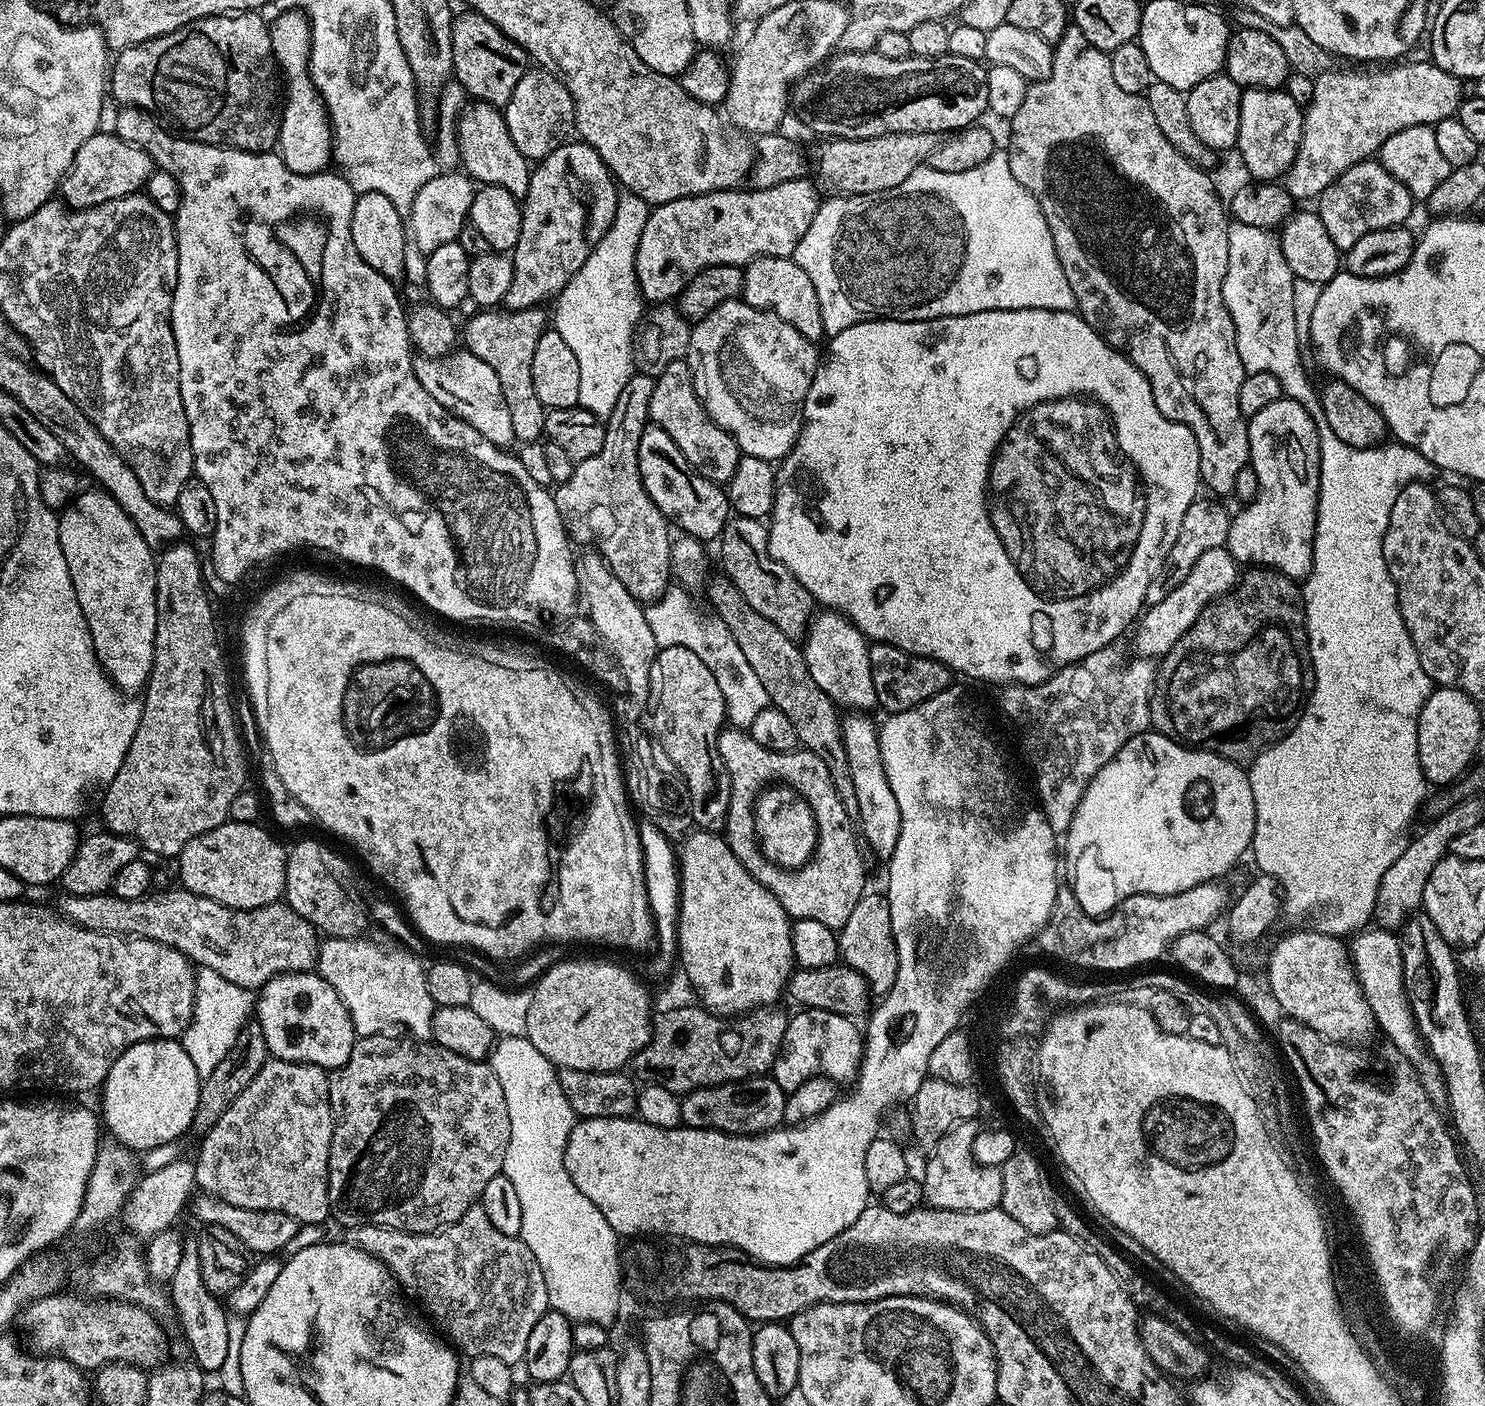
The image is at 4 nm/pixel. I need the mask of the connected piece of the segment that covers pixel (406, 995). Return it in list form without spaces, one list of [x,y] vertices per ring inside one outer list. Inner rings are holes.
[[[369,938],[325,939],[316,956],[315,971],[342,998],[357,1037],[387,1033],[397,1024],[408,1028],[407,1035],[432,1040],[432,1019],[438,1007],[426,990],[426,968],[400,948],[383,948]]]

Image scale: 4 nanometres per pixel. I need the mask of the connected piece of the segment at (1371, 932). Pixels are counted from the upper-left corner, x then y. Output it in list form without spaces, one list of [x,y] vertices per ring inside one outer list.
[[[1368,926],[1356,932],[1351,940],[1352,969],[1356,972],[1356,980],[1360,983],[1362,994],[1374,1014],[1377,1029],[1381,1033],[1384,1031],[1388,1035],[1389,1040],[1387,1041],[1391,1047],[1398,1049],[1416,1067],[1416,1073],[1419,1074],[1420,1081],[1424,1083],[1428,1097],[1437,1102],[1443,1101],[1446,1096],[1444,1078],[1435,1060],[1429,1056],[1423,1040],[1420,1039],[1420,1032],[1416,1028],[1412,1011],[1408,1005],[1408,996],[1404,993],[1404,963],[1399,935],[1387,928]]]

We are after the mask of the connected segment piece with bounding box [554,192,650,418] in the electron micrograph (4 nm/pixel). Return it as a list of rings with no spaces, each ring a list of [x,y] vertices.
[[[624,192],[616,201],[614,222],[610,222],[610,230],[595,241],[591,254],[582,262],[582,270],[574,274],[570,282],[555,297],[556,316],[554,312],[554,330],[562,334],[562,339],[570,346],[578,362],[578,398],[579,407],[590,410],[590,414],[606,418],[614,410],[618,397],[626,387],[626,382],[634,374],[632,363],[632,339],[636,336],[636,328],[640,318],[646,311],[646,301],[640,294],[636,277],[636,255],[638,254],[638,238],[642,238],[642,230],[648,221],[650,206],[642,198],[632,192]]]

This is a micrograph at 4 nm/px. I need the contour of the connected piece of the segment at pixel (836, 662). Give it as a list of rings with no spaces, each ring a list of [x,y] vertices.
[[[820,610],[812,617],[802,641],[806,667],[819,689],[844,710],[872,710],[877,707],[874,674],[870,670],[869,641],[848,618],[835,610]]]

